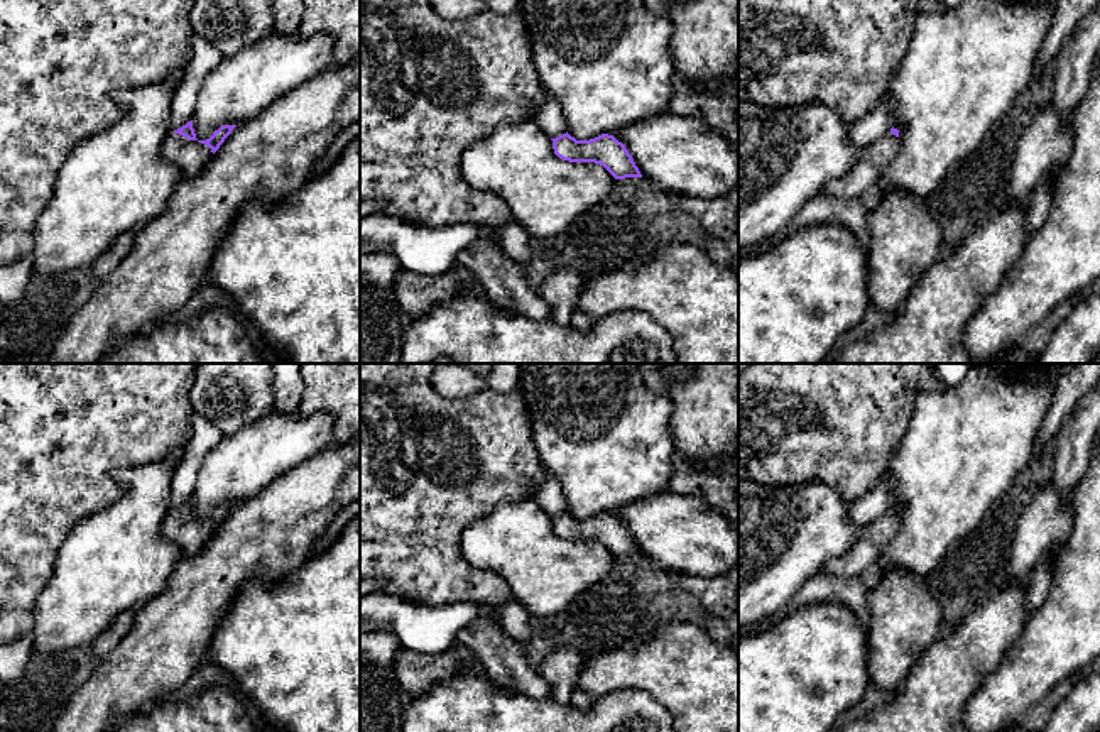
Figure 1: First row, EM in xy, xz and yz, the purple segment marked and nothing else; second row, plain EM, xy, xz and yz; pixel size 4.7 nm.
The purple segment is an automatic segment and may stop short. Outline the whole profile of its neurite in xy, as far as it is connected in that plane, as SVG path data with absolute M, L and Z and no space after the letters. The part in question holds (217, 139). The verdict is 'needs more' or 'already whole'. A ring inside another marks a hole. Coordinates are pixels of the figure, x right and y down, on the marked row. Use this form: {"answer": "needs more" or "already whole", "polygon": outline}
{"answer": "needs more", "polygon": "M193 120L171 132L161 149L161 159L179 167L182 178L198 176L237 125L221 125L206 140L198 140Z"}

